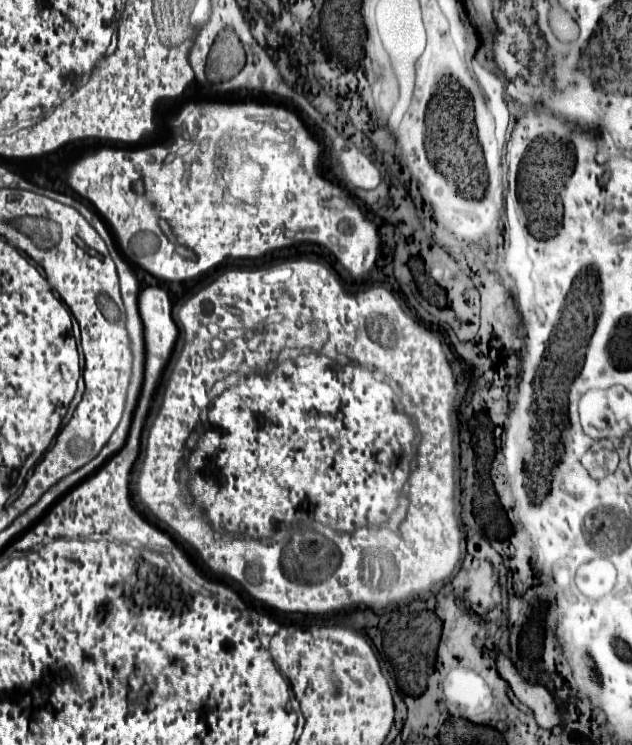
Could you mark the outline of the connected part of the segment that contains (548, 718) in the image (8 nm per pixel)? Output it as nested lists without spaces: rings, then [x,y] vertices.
[[[498,657],[498,671],[500,675],[510,683],[514,695],[524,703],[528,705],[532,711],[534,711],[534,717],[536,717],[536,723],[544,729],[550,729],[554,725],[560,723],[560,713],[558,713],[558,705],[554,701],[554,697],[550,695],[550,691],[544,687],[544,685],[532,685],[528,681],[524,681],[516,667],[512,665],[510,659],[506,657]]]

